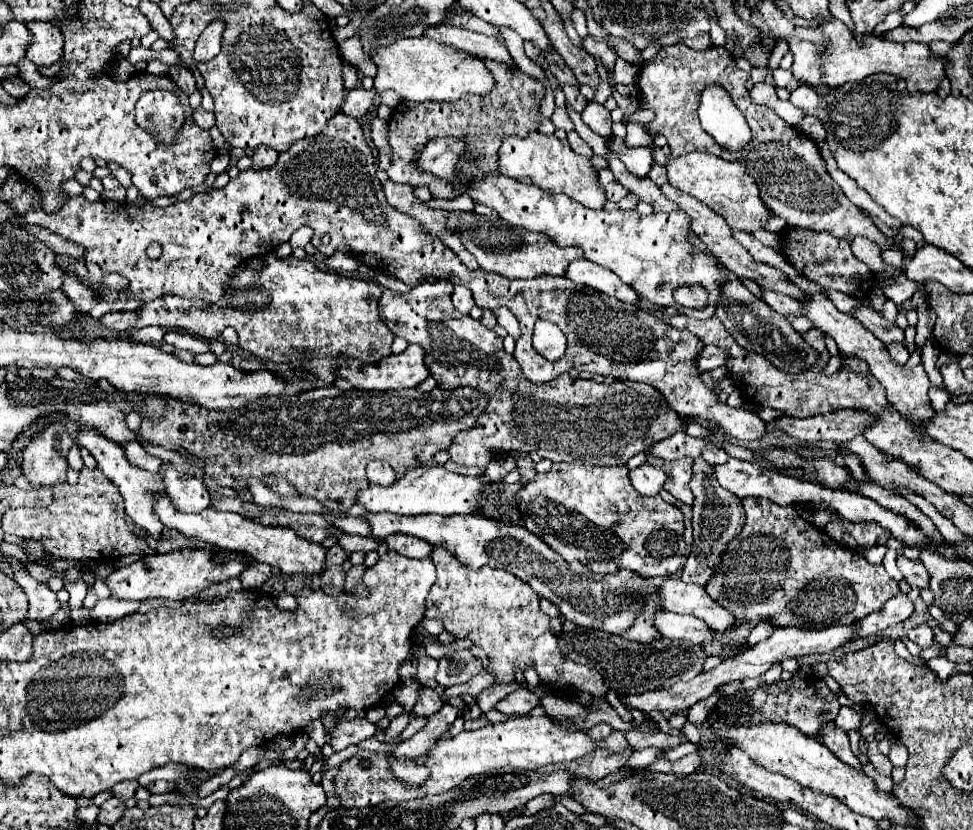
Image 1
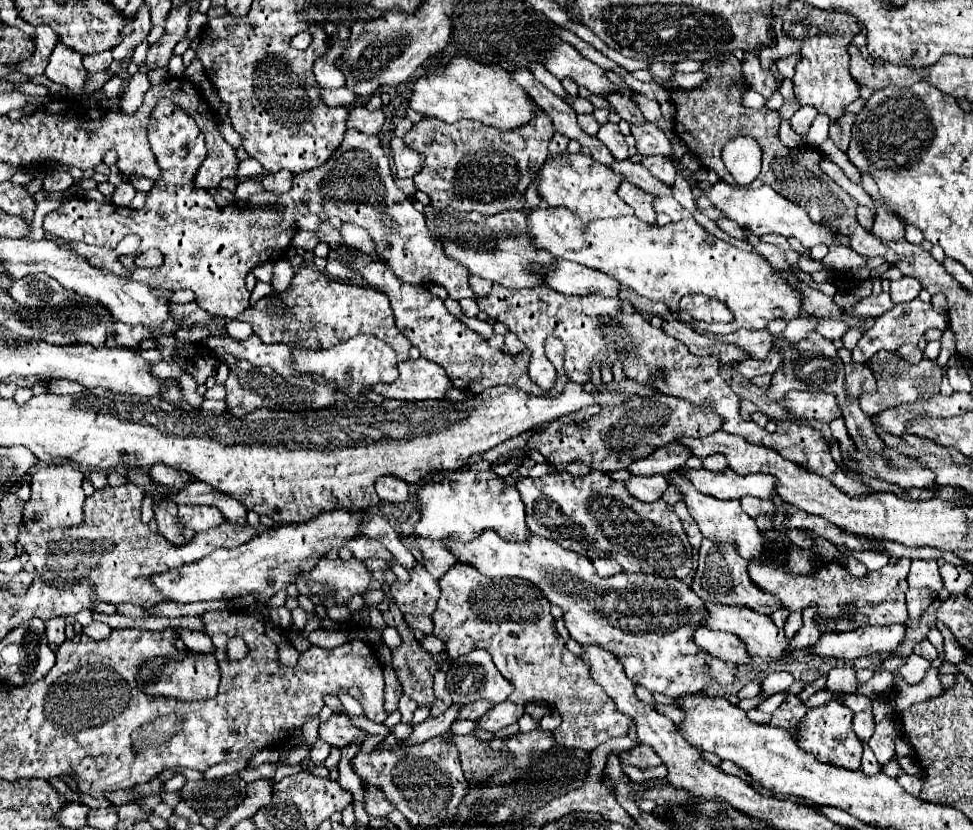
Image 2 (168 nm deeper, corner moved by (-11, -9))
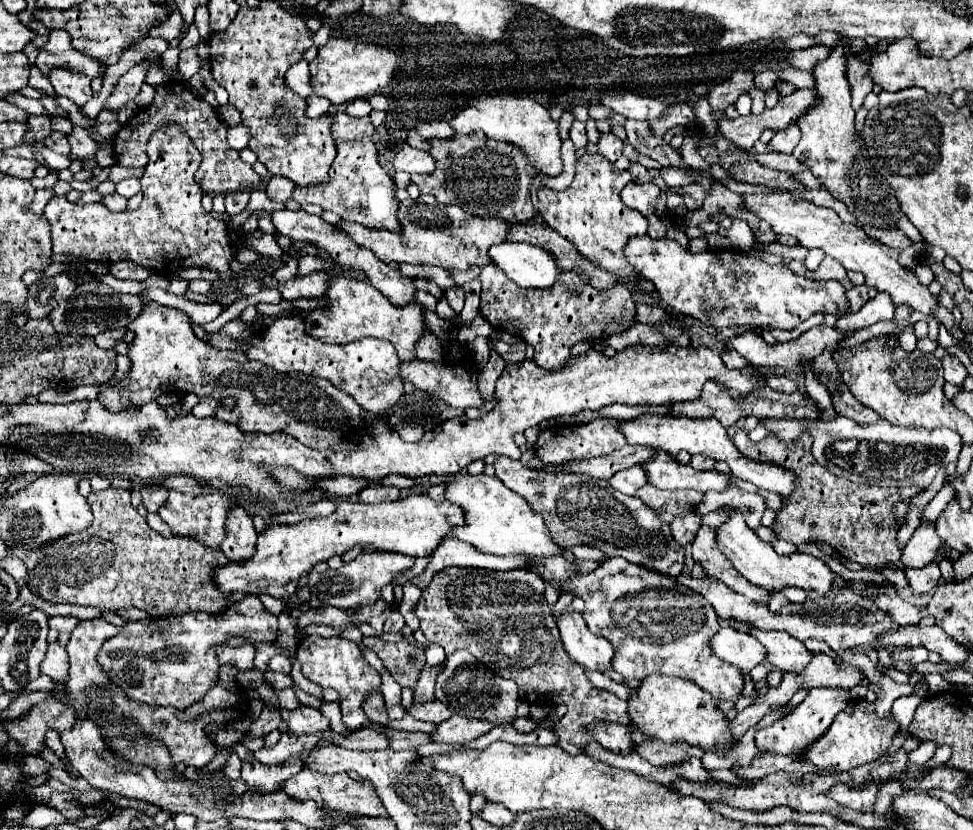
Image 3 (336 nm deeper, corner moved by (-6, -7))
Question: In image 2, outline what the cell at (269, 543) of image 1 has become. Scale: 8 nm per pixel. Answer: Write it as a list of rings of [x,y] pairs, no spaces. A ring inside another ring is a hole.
[[[321,557],[309,573],[299,575],[295,585],[297,585],[299,593],[307,595],[313,601],[313,605],[329,607],[329,605],[349,605],[355,595],[365,597],[365,593],[371,589],[371,579],[373,579],[373,573],[359,559],[349,559],[349,561],[335,559],[335,561],[331,561],[327,557]]]

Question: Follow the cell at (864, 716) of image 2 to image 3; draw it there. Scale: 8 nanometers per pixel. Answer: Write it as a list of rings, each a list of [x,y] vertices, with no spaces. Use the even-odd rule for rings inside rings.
[[[852,699],[846,709],[838,713],[838,719],[834,719],[830,731],[826,731],[826,735],[822,735],[822,739],[818,739],[818,743],[814,743],[810,751],[806,751],[806,761],[814,763],[816,767],[836,767],[838,771],[848,771],[852,767],[876,761],[882,751],[892,743],[896,731],[898,725],[894,721],[882,727],[882,723],[874,719],[874,705],[866,703],[864,699]]]

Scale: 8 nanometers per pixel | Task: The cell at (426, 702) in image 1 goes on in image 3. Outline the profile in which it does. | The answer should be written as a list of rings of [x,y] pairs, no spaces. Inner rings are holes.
[[[364,637],[364,645],[376,651],[376,655],[384,661],[384,667],[400,683],[400,687],[416,687],[420,671],[426,665],[424,651],[408,641],[388,643],[382,637]]]

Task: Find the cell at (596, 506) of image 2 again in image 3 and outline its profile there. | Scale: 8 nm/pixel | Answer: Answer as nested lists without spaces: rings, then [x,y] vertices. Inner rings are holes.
[[[504,455],[498,457],[498,461],[494,463],[496,467],[496,477],[510,489],[514,489],[520,497],[526,499],[526,503],[544,519],[546,529],[550,531],[552,541],[562,547],[562,549],[572,549],[574,545],[594,545],[598,549],[602,549],[608,557],[620,555],[630,563],[654,569],[658,573],[670,575],[670,577],[678,577],[682,573],[684,567],[684,549],[676,543],[670,525],[666,521],[660,519],[660,513],[650,509],[642,499],[638,497],[628,497],[622,495],[620,491],[614,491],[614,487],[604,481],[604,479],[592,479],[590,475],[576,475],[576,473],[568,473],[568,475],[552,475],[546,471],[536,471],[536,469],[528,469],[524,467],[520,461],[512,461],[506,459]]]

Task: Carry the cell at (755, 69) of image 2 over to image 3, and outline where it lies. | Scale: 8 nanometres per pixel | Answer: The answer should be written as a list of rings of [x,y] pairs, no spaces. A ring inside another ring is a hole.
[[[752,87],[750,91],[750,97],[752,97],[752,113],[762,113],[764,111],[764,91],[758,89],[758,87]]]

